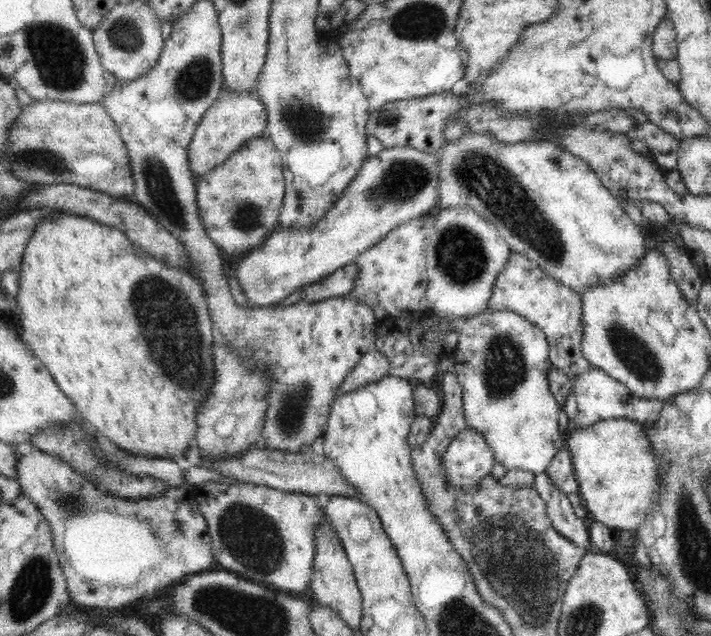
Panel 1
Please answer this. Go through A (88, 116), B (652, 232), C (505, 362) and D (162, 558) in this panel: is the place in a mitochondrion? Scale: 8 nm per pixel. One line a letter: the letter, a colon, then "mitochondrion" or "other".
A: other
B: other
C: mitochondrion
D: other

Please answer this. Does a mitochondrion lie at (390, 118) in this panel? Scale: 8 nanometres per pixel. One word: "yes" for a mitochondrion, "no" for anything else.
yes

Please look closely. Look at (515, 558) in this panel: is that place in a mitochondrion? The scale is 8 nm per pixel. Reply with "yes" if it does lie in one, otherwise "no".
yes

